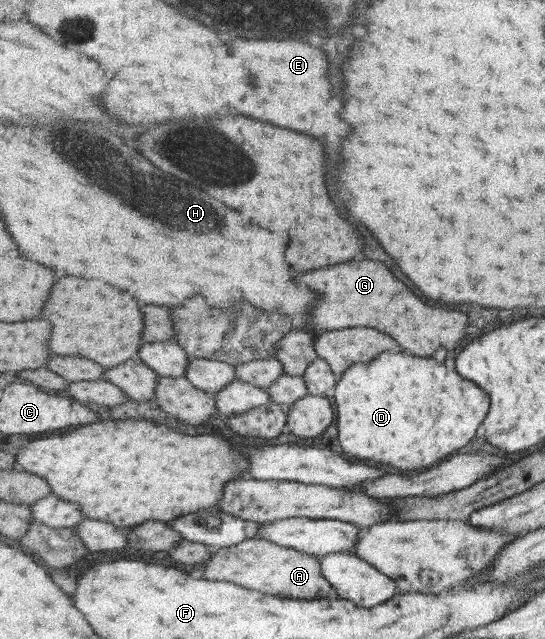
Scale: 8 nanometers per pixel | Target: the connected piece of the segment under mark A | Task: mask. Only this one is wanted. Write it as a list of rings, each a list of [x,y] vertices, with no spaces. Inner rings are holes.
[[[251,538],[235,546],[217,549],[204,566],[202,578],[229,581],[268,595],[315,600],[327,598],[329,592],[333,590],[331,581],[323,575],[320,557],[293,548],[285,548],[269,539]]]

